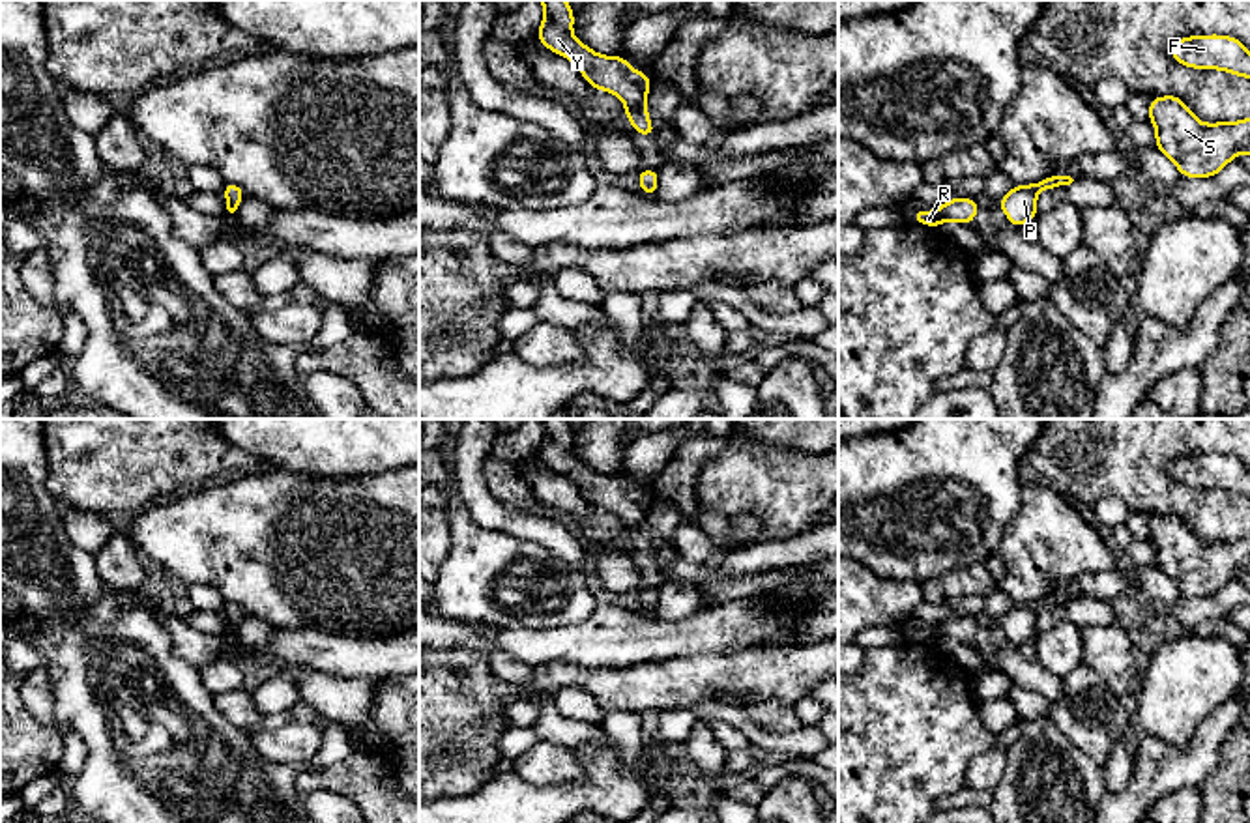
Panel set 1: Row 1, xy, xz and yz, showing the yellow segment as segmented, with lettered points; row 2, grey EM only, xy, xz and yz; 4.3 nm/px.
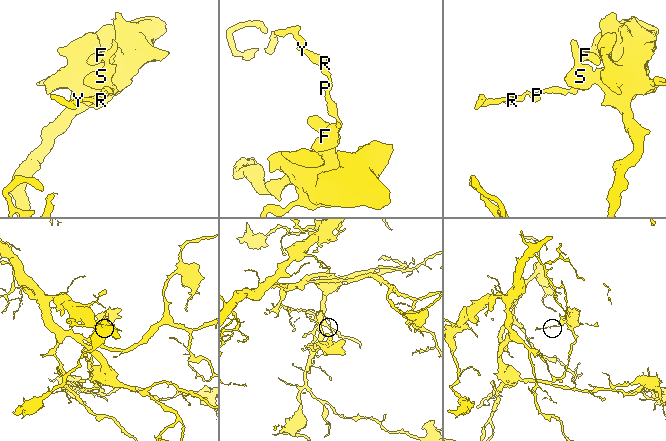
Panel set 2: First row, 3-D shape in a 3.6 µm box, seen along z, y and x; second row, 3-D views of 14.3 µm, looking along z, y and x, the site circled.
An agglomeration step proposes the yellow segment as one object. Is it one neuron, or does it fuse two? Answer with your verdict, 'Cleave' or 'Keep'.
Keep

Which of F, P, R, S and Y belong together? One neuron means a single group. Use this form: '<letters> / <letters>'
F P R S Y

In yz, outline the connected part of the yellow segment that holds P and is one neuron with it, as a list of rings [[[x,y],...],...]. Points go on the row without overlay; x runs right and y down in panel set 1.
[[[1048,595],[1042,600],[1031,604],[1014,604],[997,623],[1005,630],[1005,636],[1012,645],[1033,642],[1037,636],[1037,614],[1046,608],[1070,604],[1070,595]]]

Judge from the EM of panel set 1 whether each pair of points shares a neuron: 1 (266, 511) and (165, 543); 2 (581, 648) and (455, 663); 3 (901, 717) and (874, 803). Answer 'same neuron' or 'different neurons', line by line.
1: same neuron
2: different neurons
3: same neuron

